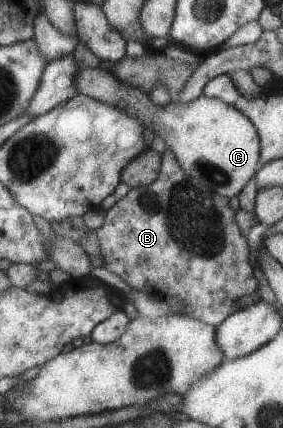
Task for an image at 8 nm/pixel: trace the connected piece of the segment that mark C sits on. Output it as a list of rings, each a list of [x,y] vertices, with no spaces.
[[[101,66],[80,69],[73,82],[80,94],[103,104],[115,104],[135,116],[144,129],[151,128],[171,148],[183,171],[211,194],[230,200],[238,196],[245,184],[261,169],[261,142],[255,126],[243,112],[220,99],[202,95],[187,104],[171,101],[167,106],[157,106],[149,100],[149,93],[125,84]]]

